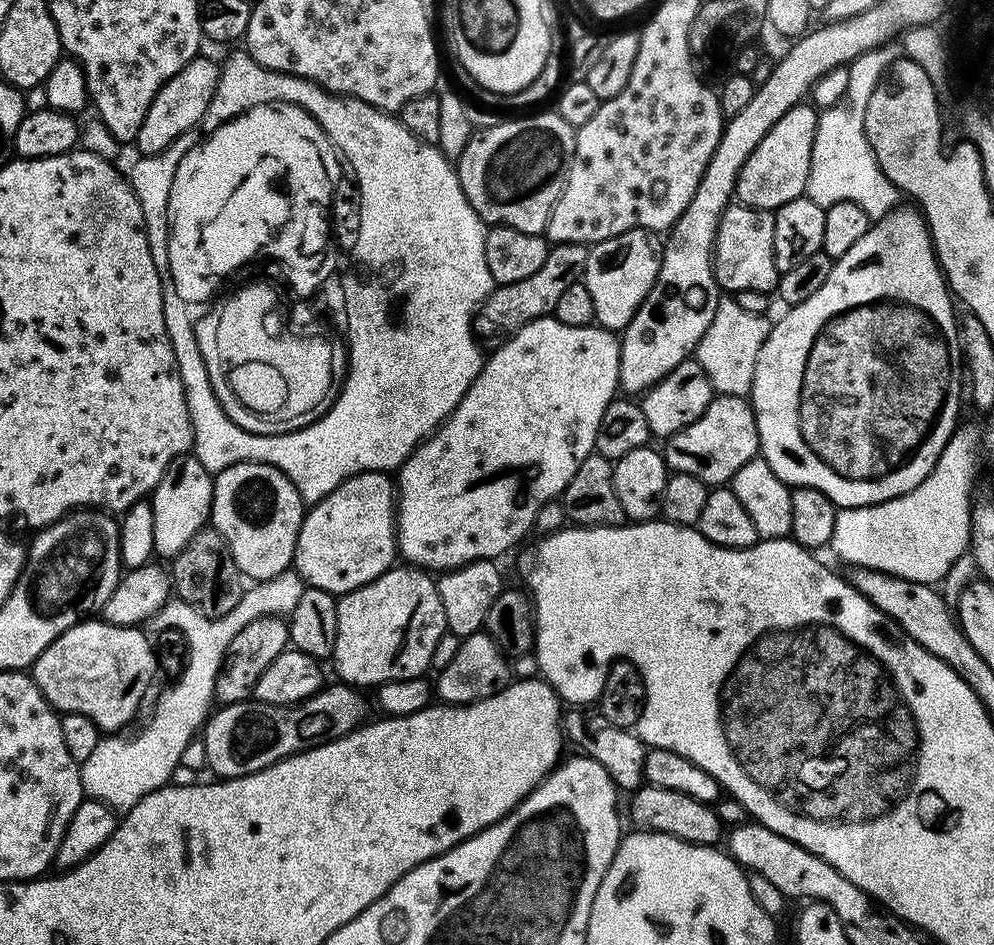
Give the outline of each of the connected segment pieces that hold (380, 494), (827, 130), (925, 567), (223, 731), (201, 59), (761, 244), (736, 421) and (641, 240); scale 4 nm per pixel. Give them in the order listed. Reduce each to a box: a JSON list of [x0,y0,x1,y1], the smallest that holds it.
[[292,472,398,594],[806,47,898,218],[830,430,976,585],[202,682,369,780],[134,54,220,156],[712,202,778,294],[663,395,760,486],[583,228,662,330]]

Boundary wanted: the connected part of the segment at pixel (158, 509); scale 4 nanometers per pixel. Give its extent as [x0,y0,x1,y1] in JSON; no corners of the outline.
[150,454,213,558]

